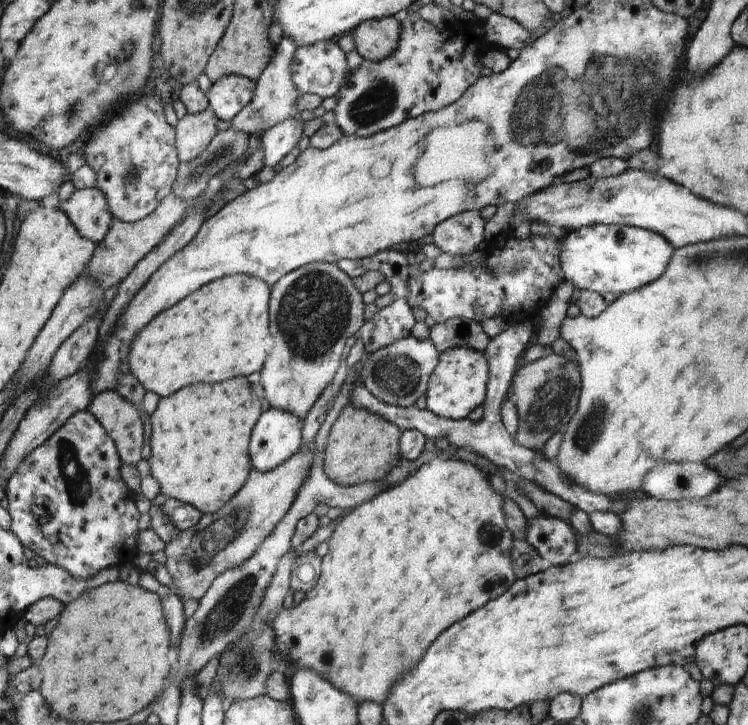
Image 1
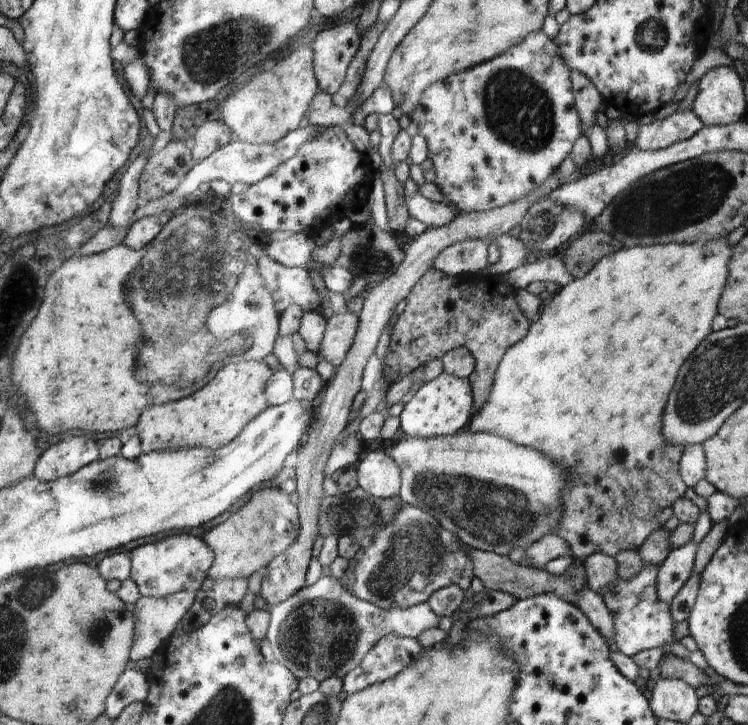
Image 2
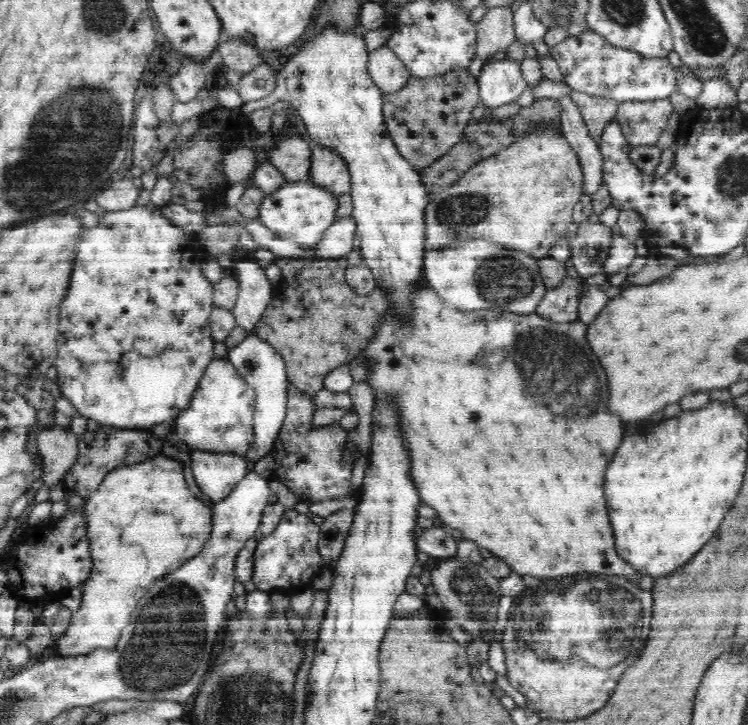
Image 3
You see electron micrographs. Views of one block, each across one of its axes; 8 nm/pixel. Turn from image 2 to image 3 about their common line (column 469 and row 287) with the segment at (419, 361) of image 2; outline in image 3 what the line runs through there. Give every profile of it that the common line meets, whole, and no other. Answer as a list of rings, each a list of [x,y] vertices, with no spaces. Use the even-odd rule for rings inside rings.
[[[276,257],[274,262],[280,267],[282,278],[278,284],[273,285],[272,300],[252,332],[272,345],[282,356],[288,382],[303,394],[314,396],[324,389],[324,382],[332,370],[349,364],[363,353],[378,332],[379,326],[383,324],[389,304],[385,293],[377,286],[377,281],[374,291],[365,296],[358,295],[348,286],[344,278],[344,274],[348,274],[349,266],[346,260]]]

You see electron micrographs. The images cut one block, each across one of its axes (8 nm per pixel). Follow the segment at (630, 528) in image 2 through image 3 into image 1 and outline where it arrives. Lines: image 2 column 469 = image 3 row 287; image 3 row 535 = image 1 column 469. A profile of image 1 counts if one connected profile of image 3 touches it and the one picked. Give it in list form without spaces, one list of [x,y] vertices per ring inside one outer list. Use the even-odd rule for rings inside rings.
[[[435,454],[433,459],[428,462],[428,464],[424,464],[418,468],[414,474],[408,476],[402,483],[398,484],[398,486],[392,486],[388,490],[384,490],[384,492],[380,492],[376,498],[369,500],[368,502],[363,502],[360,506],[353,508],[349,512],[345,512],[337,521],[335,525],[334,532],[327,540],[329,542],[329,550],[328,553],[321,558],[321,573],[318,576],[318,582],[316,582],[316,586],[306,592],[303,600],[298,604],[298,606],[285,607],[284,612],[278,613],[278,618],[276,618],[276,624],[274,624],[274,632],[276,633],[276,642],[277,645],[280,645],[280,650],[282,650],[282,645],[286,650],[288,650],[288,656],[292,658],[292,662],[286,662],[284,664],[296,664],[296,668],[312,668],[312,670],[316,670],[322,678],[326,678],[326,680],[330,680],[338,690],[342,690],[342,692],[346,692],[346,694],[350,694],[354,700],[356,700],[356,704],[362,704],[363,702],[375,702],[376,704],[383,705],[387,702],[388,695],[391,694],[392,688],[388,690],[388,686],[392,686],[402,674],[406,674],[406,672],[410,672],[414,666],[418,667],[419,663],[422,661],[422,656],[424,656],[424,650],[432,644],[432,640],[440,634],[440,632],[444,632],[450,624],[454,624],[456,620],[462,620],[464,616],[468,616],[470,612],[474,612],[476,608],[480,608],[480,606],[484,606],[488,600],[492,600],[492,598],[498,598],[500,594],[504,594],[506,590],[510,590],[512,584],[514,584],[514,580],[518,577],[515,575],[514,569],[514,544],[515,537],[514,534],[508,530],[507,519],[506,519],[506,510],[503,508],[503,495],[496,494],[494,490],[492,490],[492,486],[490,486],[490,482],[488,482],[489,478],[484,478],[484,474],[471,464],[470,462],[465,462],[462,460],[456,460],[456,458],[444,459],[443,454]]]

